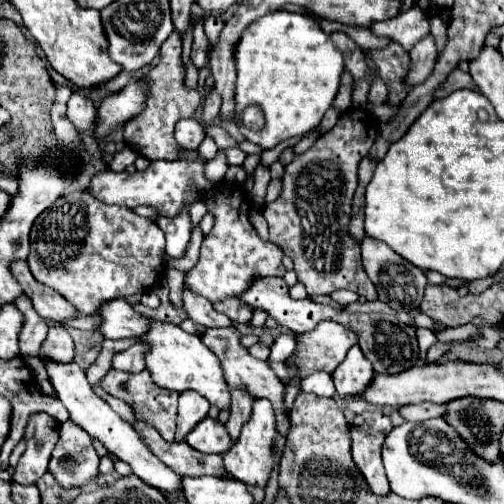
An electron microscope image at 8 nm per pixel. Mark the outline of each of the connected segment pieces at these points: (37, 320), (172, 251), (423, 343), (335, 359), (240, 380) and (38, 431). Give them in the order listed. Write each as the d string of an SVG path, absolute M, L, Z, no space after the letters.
M19 295L15 301L19 311L23 311L25 315L25 323L23 323L23 329L21 329L21 335L19 335L19 351L21 355L29 355L29 357L35 357L39 355L39 349L41 349L41 343L45 341L45 335L47 335L47 329L49 329L49 323L43 321L27 295Z
M189 203L185 205L185 211L181 211L181 215L175 215L173 219L169 217L157 217L155 221L161 231L165 231L167 237L167 255L169 257L183 257L185 249L189 245L191 239L191 217L189 217Z
M419 329L417 331L417 339L419 339L419 349L421 349L421 357L425 359L425 353L427 353L427 349L437 341L437 337L435 337L435 333L433 331L427 331L427 329Z
M321 321L313 331L299 335L299 347L293 353L299 377L307 377L319 369L333 373L355 343L357 335L347 327L333 321Z
M233 325L221 327L221 329L207 329L201 335L201 341L219 357L221 367L223 367L223 375L225 375L225 381L229 383L229 387L243 387L255 399L265 397L265 399L269 399L273 403L273 409L275 409L275 415L277 415L277 431L281 435L287 435L287 431L289 431L289 419L285 419L285 411L283 411L283 385L281 385L279 377L273 373L273 369L269 367L267 361L251 357L251 353L247 351L247 347L241 345L241 333L239 333L239 329L235 329Z
M45 413L31 415L25 427L25 435L23 435L27 449L15 467L13 481L21 485L31 485L37 479L41 479L43 473L47 471L49 457L57 439L59 439L57 419L49 419L49 415Z

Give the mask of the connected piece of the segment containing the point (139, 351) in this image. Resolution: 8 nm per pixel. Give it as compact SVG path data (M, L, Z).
M133 345L125 351L119 351L113 355L113 369L119 371L129 371L129 373L139 373L145 369L145 361L143 361L143 353L145 347L143 345Z

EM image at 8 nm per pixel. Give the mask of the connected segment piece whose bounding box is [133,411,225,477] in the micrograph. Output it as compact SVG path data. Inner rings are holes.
M133 411L133 419L135 419L135 425L133 427L139 433L139 437L143 439L143 443L167 467L171 467L175 473L179 473L183 477L185 475L191 475L191 477L195 477L195 475L215 475L215 477L223 477L225 467L223 467L221 455L197 453L185 441L165 443L165 439L161 439L161 433L155 427L149 427L149 423L145 423L143 419L137 419L137 411Z

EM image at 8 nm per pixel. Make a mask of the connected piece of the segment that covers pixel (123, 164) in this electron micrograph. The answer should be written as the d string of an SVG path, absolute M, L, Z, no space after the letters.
M125 147L123 151L119 151L119 153L113 155L113 161L109 163L109 169L113 169L113 171L125 171L135 161L135 157L137 157L137 153L131 147Z

